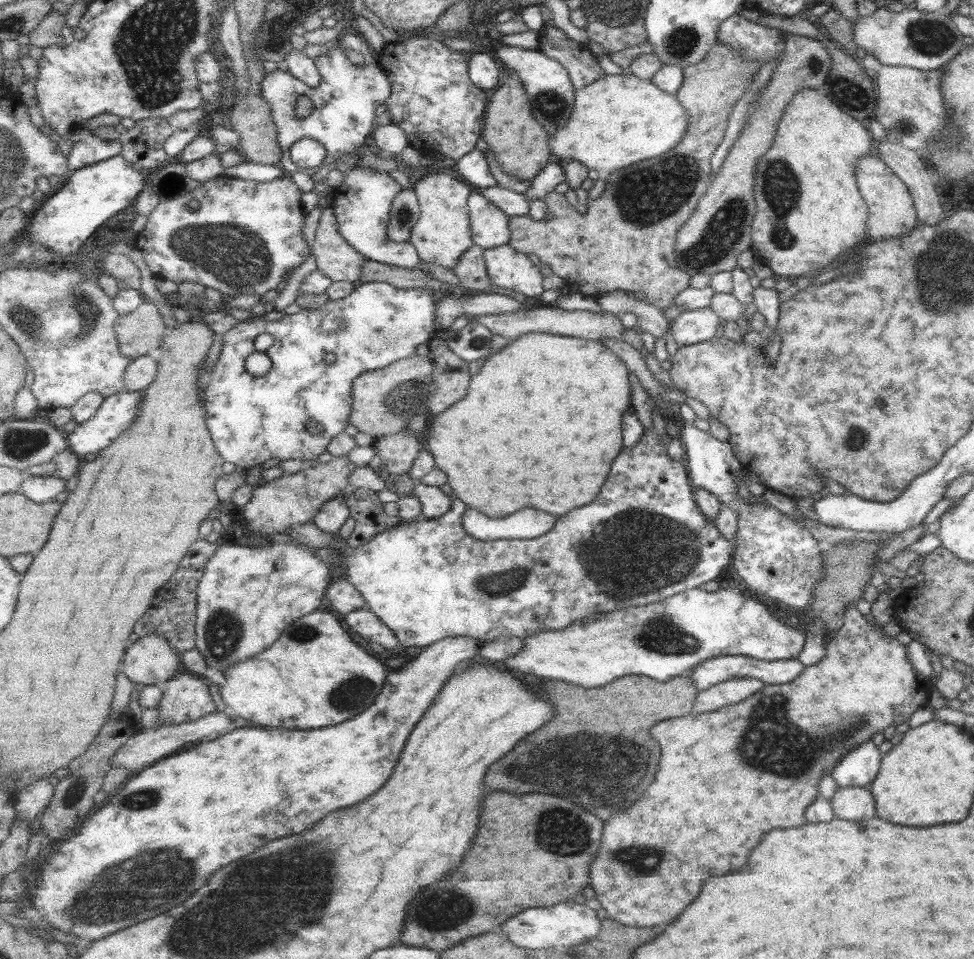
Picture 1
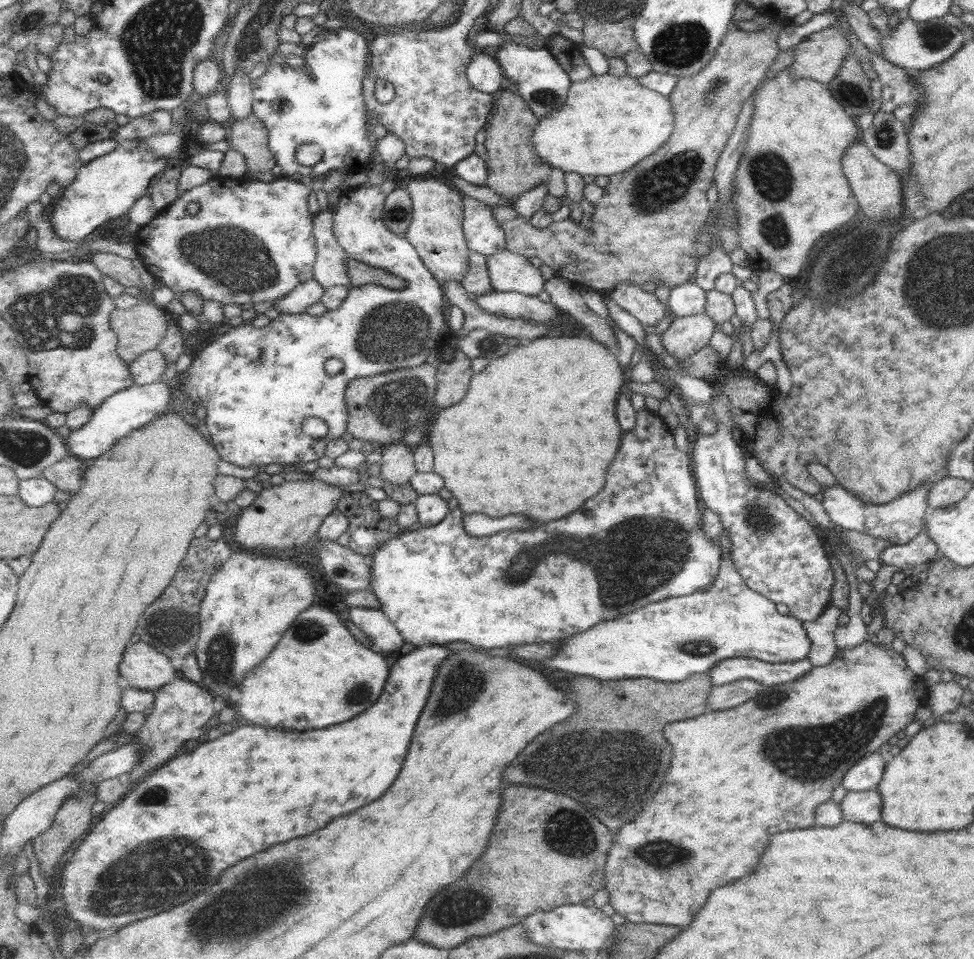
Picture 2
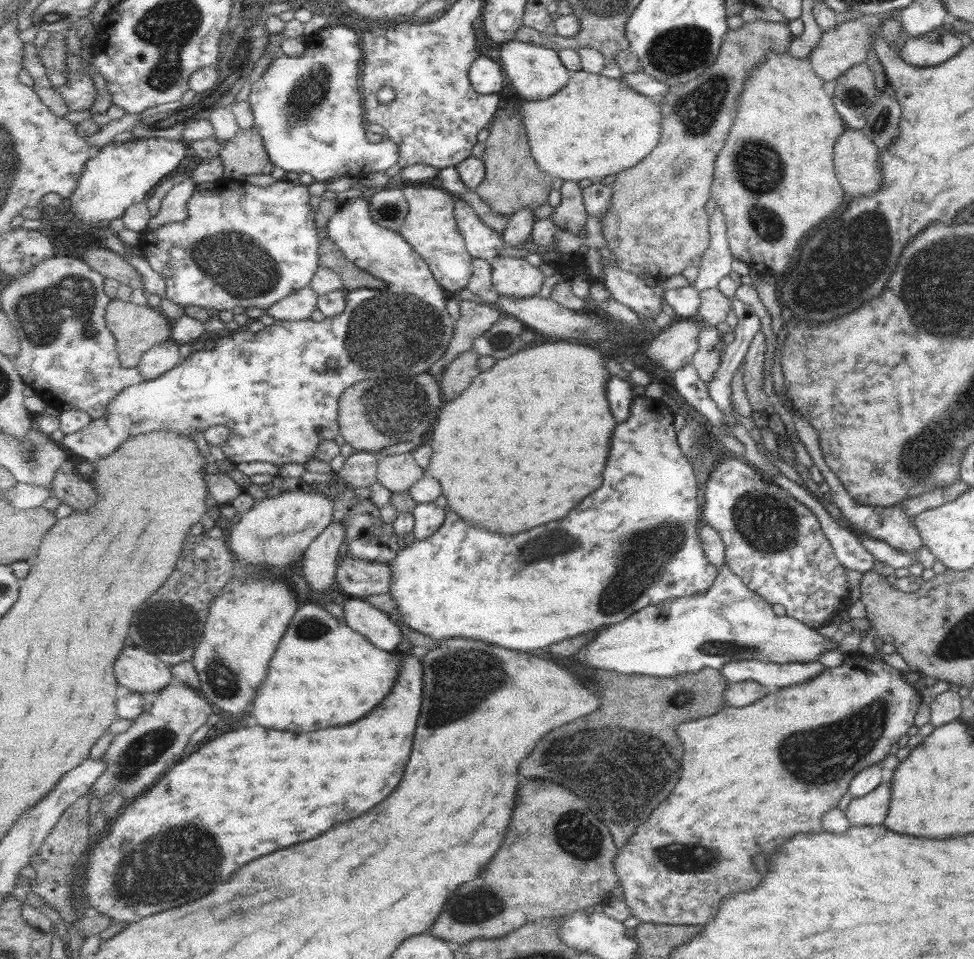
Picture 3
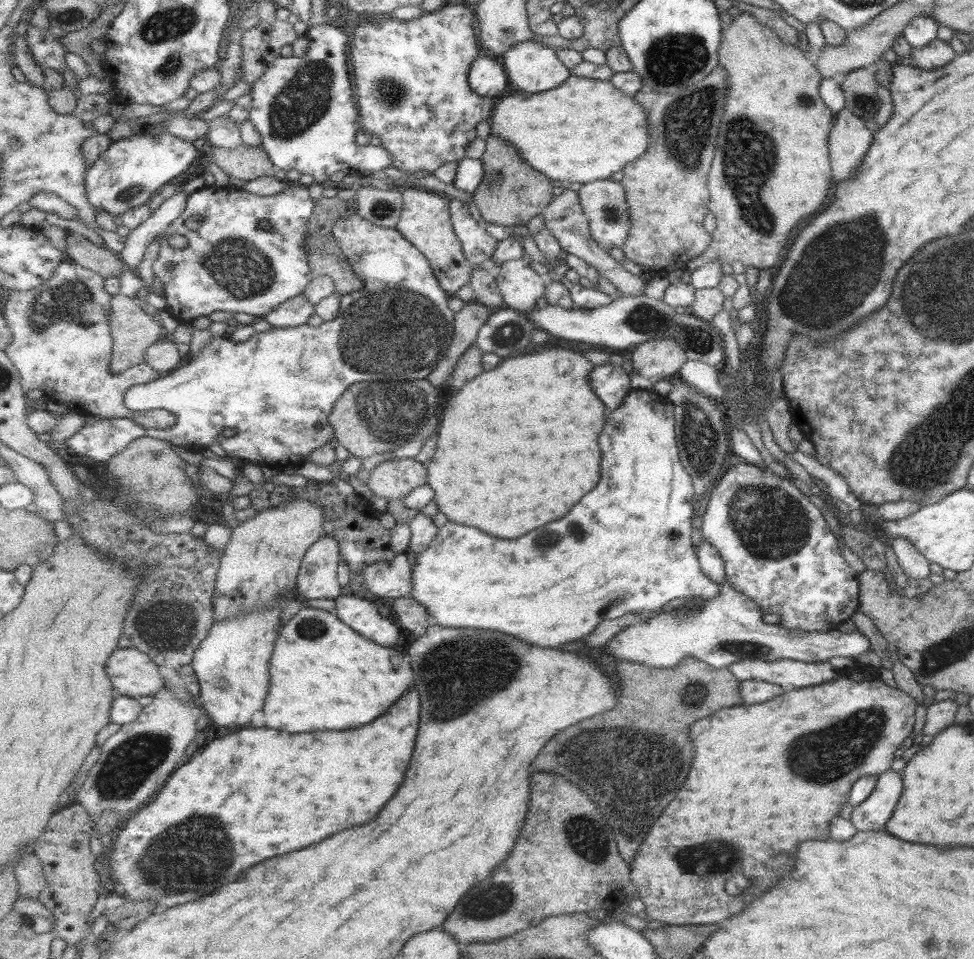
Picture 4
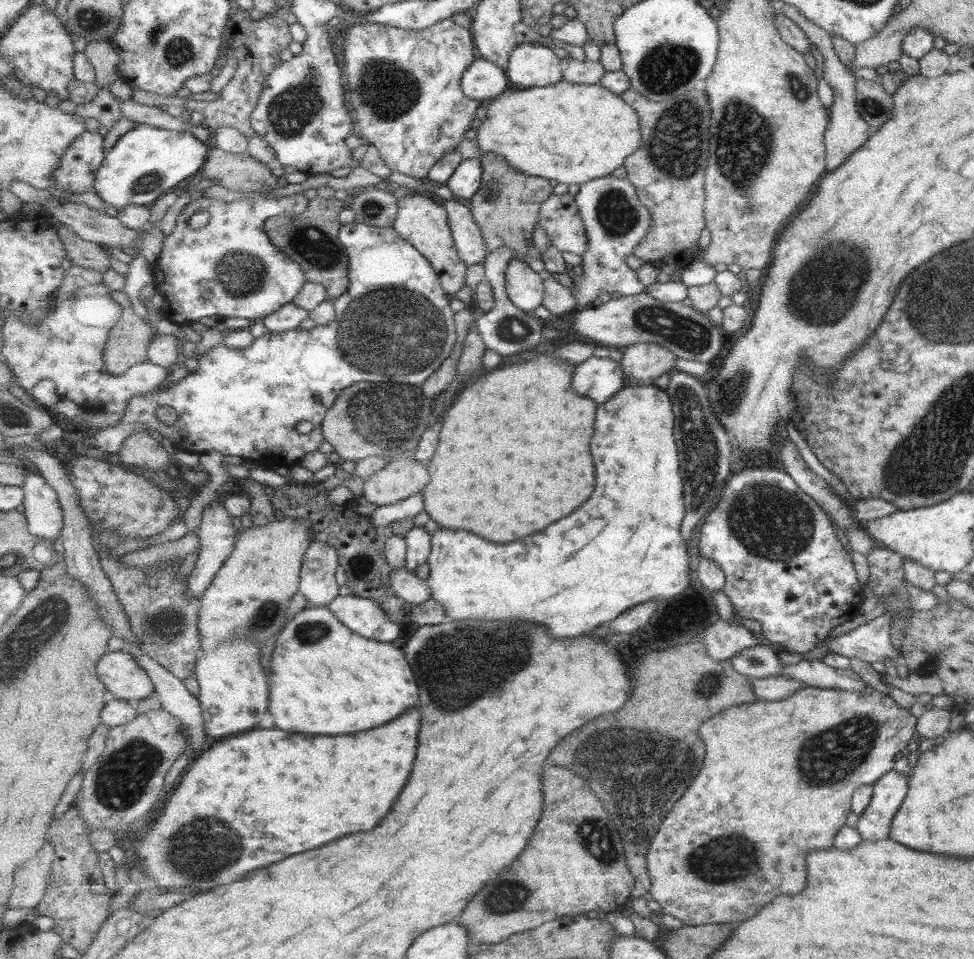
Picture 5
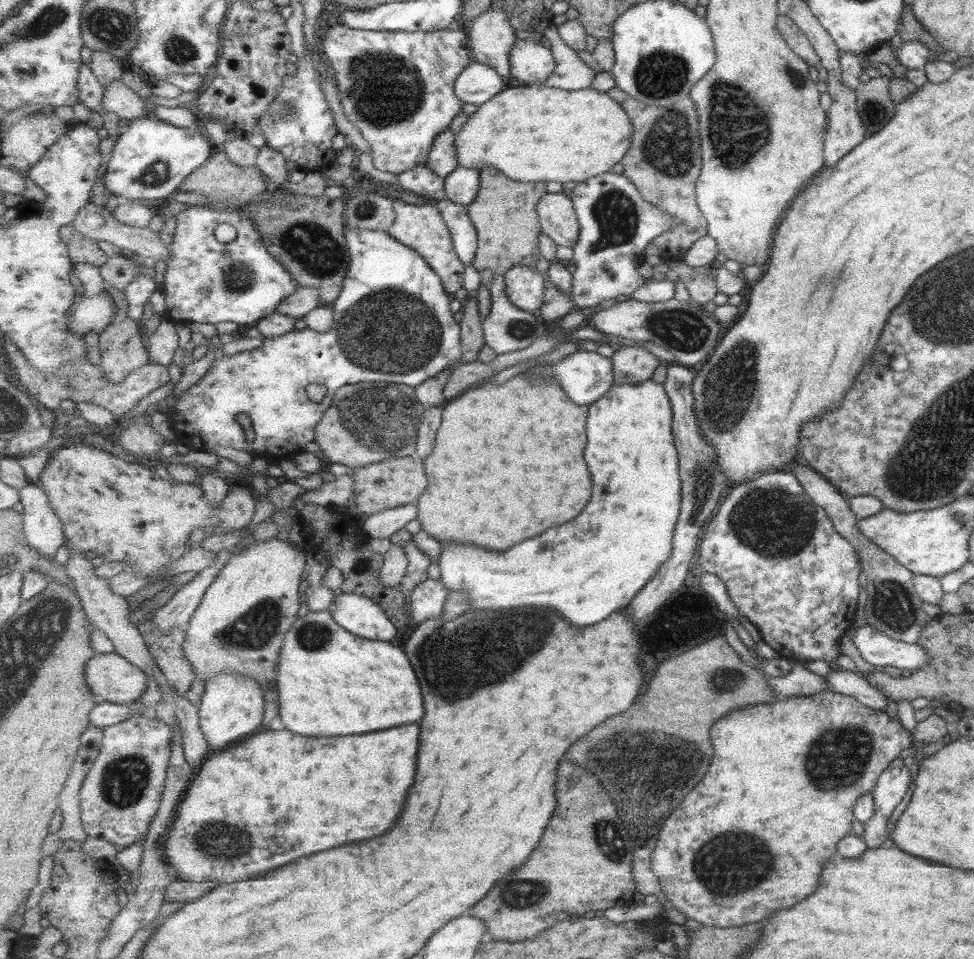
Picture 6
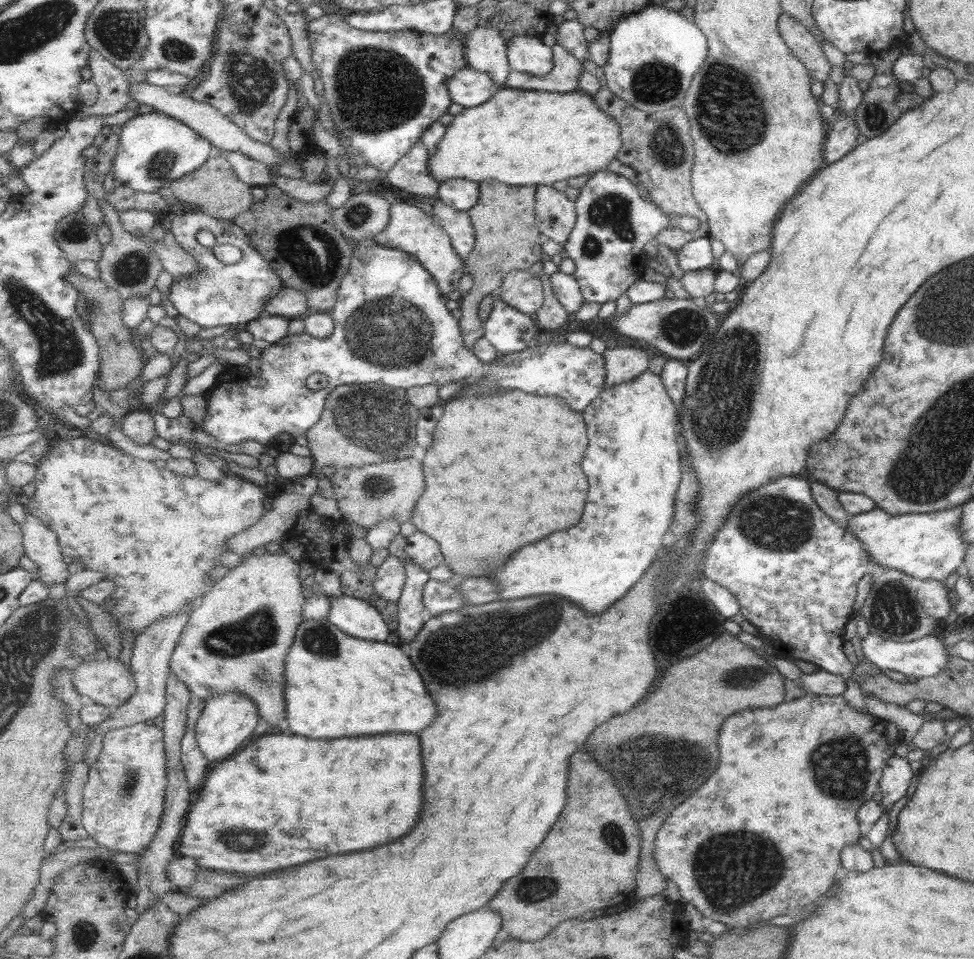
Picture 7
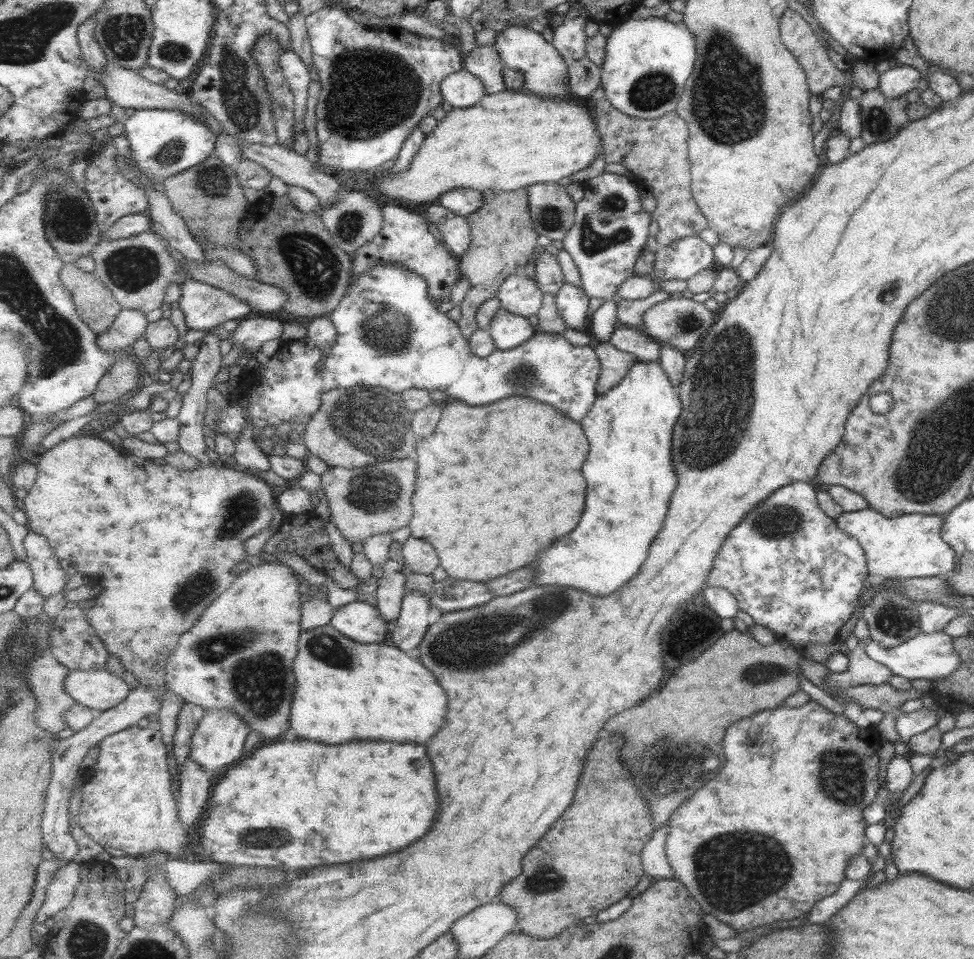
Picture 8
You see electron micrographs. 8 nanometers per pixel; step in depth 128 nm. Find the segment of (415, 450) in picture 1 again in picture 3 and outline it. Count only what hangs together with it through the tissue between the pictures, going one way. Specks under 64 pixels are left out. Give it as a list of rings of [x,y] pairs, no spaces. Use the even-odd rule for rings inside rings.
[[[413,453],[387,455],[381,460],[378,482],[391,492],[410,492],[425,474]]]

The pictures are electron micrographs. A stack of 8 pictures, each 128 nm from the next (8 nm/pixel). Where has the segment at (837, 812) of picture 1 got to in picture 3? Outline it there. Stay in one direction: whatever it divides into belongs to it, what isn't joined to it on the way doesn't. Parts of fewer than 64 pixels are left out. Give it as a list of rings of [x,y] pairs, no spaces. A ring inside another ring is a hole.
[[[889,782],[879,783],[871,792],[859,797],[852,797],[844,816],[852,826],[879,826],[887,814],[889,799]]]

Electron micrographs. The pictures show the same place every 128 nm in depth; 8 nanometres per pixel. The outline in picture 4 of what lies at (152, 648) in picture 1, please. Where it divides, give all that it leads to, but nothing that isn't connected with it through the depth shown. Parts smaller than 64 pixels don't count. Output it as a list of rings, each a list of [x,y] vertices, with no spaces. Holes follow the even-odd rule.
[[[130,645],[118,649],[107,662],[107,674],[121,695],[139,698],[163,692],[166,680],[151,657]]]

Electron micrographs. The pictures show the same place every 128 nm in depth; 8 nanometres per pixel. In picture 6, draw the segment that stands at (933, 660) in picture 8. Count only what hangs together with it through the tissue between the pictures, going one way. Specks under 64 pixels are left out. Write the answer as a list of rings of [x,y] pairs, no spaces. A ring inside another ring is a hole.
[[[867,623],[851,629],[848,634],[859,656],[871,666],[913,671],[929,661],[921,646],[892,639]]]

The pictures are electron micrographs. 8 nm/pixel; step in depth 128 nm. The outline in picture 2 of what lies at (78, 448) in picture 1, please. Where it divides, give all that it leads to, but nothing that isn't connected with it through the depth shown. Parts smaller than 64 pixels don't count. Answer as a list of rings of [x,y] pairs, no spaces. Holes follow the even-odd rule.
[[[158,381],[145,386],[135,383],[117,392],[94,410],[91,420],[86,425],[77,430],[71,430],[69,436],[65,438],[69,452],[81,459],[96,459],[105,455],[119,442],[119,439],[129,436],[133,431],[147,426],[173,409],[171,406],[173,396],[169,389],[167,384]]]

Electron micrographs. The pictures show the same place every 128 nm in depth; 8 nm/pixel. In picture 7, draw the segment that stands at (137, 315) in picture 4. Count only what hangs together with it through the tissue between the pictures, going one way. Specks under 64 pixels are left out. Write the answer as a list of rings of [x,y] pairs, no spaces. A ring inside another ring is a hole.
[[[75,268],[67,274],[67,281],[71,281],[75,288],[78,288],[79,292],[85,296],[86,311],[90,316],[87,324],[91,326],[90,330],[94,333],[100,347],[100,360],[102,361],[100,388],[108,393],[127,388],[141,376],[147,361],[137,344],[135,331],[123,322],[125,300],[118,290],[111,288],[103,279],[93,280],[79,273]]]

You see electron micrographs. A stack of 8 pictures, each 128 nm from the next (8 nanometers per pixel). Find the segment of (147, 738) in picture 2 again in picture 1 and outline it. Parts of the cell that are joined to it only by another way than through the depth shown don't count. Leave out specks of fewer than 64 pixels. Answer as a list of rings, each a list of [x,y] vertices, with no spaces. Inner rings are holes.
[[[182,670],[171,680],[163,682],[161,689],[161,718],[155,727],[193,722],[217,710],[217,704],[209,692],[209,682],[195,674]]]

